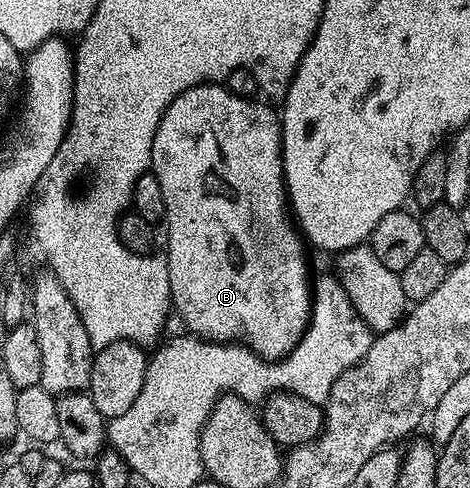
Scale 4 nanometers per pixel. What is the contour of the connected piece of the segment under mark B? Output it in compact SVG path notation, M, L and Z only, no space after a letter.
M223 83L194 85L173 99L173 103L159 118L157 135L151 148L150 172L154 173L157 183L161 183L161 195L165 195L165 226L167 225L168 261L167 291L169 305L183 320L188 334L202 337L205 341L234 343L245 345L259 357L267 361L278 361L293 347L297 347L299 338L307 330L311 320L313 300L313 277L307 274L307 253L303 250L304 238L293 220L287 199L287 182L283 180L283 122L280 114L270 109L272 106L263 99L252 99L233 95Z

